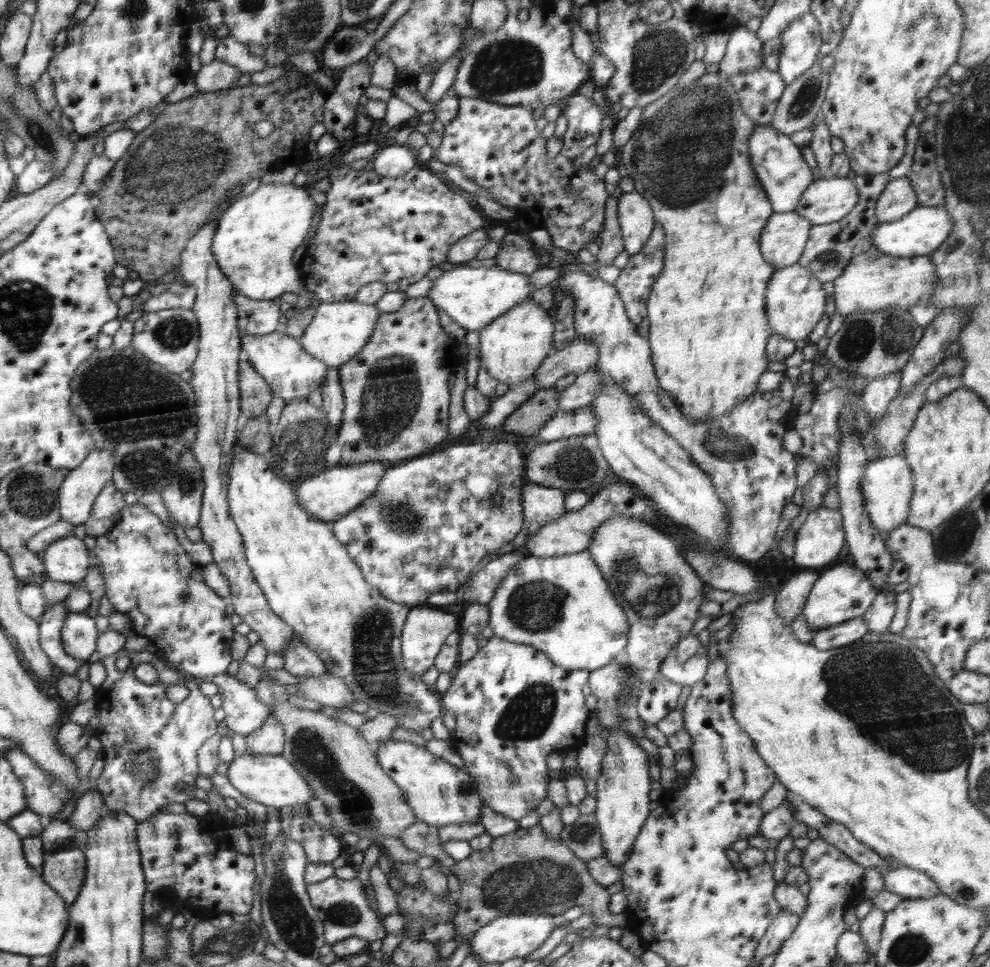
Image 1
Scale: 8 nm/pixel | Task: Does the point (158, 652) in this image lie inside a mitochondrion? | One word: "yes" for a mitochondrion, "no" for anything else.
no

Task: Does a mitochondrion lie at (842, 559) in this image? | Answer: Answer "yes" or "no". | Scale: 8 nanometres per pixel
no

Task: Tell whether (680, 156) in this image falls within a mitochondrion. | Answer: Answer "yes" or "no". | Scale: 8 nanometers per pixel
yes

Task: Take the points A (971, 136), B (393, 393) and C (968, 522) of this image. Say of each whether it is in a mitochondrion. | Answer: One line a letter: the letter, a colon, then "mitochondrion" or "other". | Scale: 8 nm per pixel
A: mitochondrion
B: mitochondrion
C: mitochondrion

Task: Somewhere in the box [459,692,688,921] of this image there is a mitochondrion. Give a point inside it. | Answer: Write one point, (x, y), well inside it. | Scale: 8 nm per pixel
(545, 882)

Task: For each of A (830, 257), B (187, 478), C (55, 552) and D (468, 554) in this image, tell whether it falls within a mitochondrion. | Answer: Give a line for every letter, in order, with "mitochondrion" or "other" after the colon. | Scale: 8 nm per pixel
A: mitochondrion
B: mitochondrion
C: other
D: other

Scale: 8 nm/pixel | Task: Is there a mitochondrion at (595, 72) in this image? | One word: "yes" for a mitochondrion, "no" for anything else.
no

